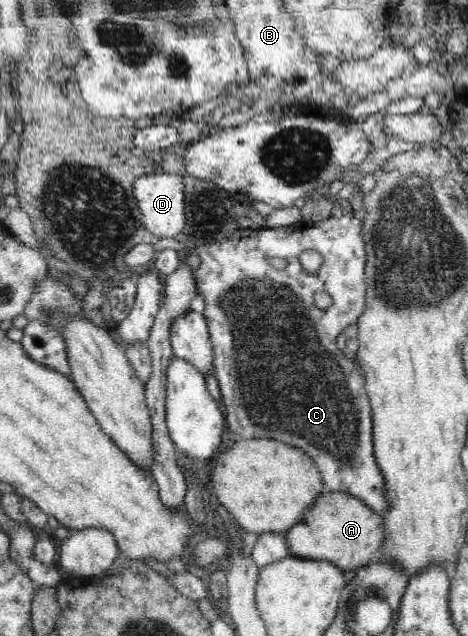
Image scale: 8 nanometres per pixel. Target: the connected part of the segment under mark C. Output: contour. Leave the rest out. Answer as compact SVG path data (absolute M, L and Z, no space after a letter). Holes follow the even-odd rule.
M358 214L353 217L342 215L340 218L330 216L327 219L321 220L318 224L298 222L274 228L239 228L239 230L234 230L234 232L218 242L205 245L197 244L194 247L196 256L200 258L200 263L195 269L194 276L197 291L204 296L205 309L203 314L209 327L211 342L213 343L215 375L220 384L223 400L222 410L224 411L229 429L237 438L243 440L253 440L254 438L278 440L278 442L284 442L284 444L290 444L294 448L304 450L308 456L312 456L312 460L318 466L318 470L320 472L324 470L322 480L328 486L328 490L346 491L358 497L366 505L382 515L385 509L385 496L383 495L382 473L374 458L371 404L364 388L364 380L362 376L358 376L358 370L356 370L358 366L354 366L352 360L346 360L342 356L342 352L338 350L338 346L336 346L336 338L349 326L357 325L366 307L365 266L367 254L366 243L362 236L362 228L364 228L364 219ZM304 250L315 250L322 255L323 263L317 273L311 273L302 268L302 263L300 263L299 258ZM266 256L284 258L286 260L286 267L272 267L266 261ZM318 292L329 293L330 298L334 302L332 306L323 310L318 308L316 306L316 294Z

